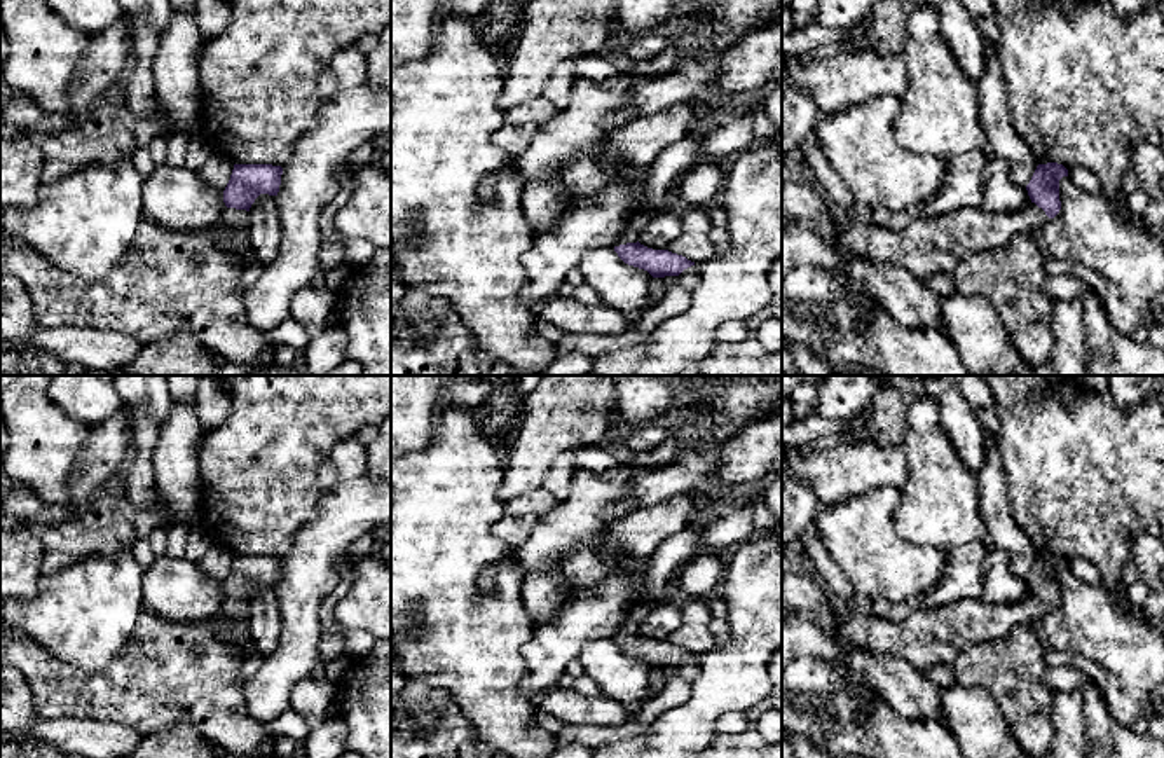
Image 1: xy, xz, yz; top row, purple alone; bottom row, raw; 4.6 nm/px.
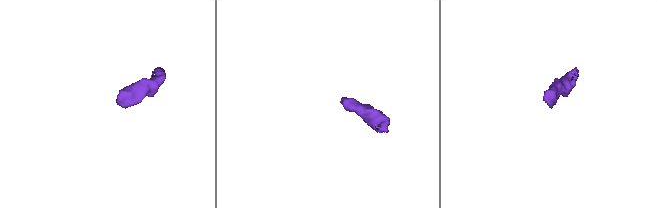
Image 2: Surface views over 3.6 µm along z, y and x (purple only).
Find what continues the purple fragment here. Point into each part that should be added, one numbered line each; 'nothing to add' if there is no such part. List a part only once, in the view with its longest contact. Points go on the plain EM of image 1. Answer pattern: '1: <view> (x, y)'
1: xz (637, 613)

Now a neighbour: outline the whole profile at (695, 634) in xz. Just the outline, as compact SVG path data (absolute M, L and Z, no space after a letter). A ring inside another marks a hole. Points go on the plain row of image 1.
M691 599L688 604L682 606L681 625L668 636L667 641L682 646L700 657L703 651L716 646L710 622L712 613L707 601Z

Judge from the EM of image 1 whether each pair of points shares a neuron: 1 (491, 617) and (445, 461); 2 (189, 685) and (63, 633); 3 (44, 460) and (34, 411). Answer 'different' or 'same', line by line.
1: same
2: different
3: same

